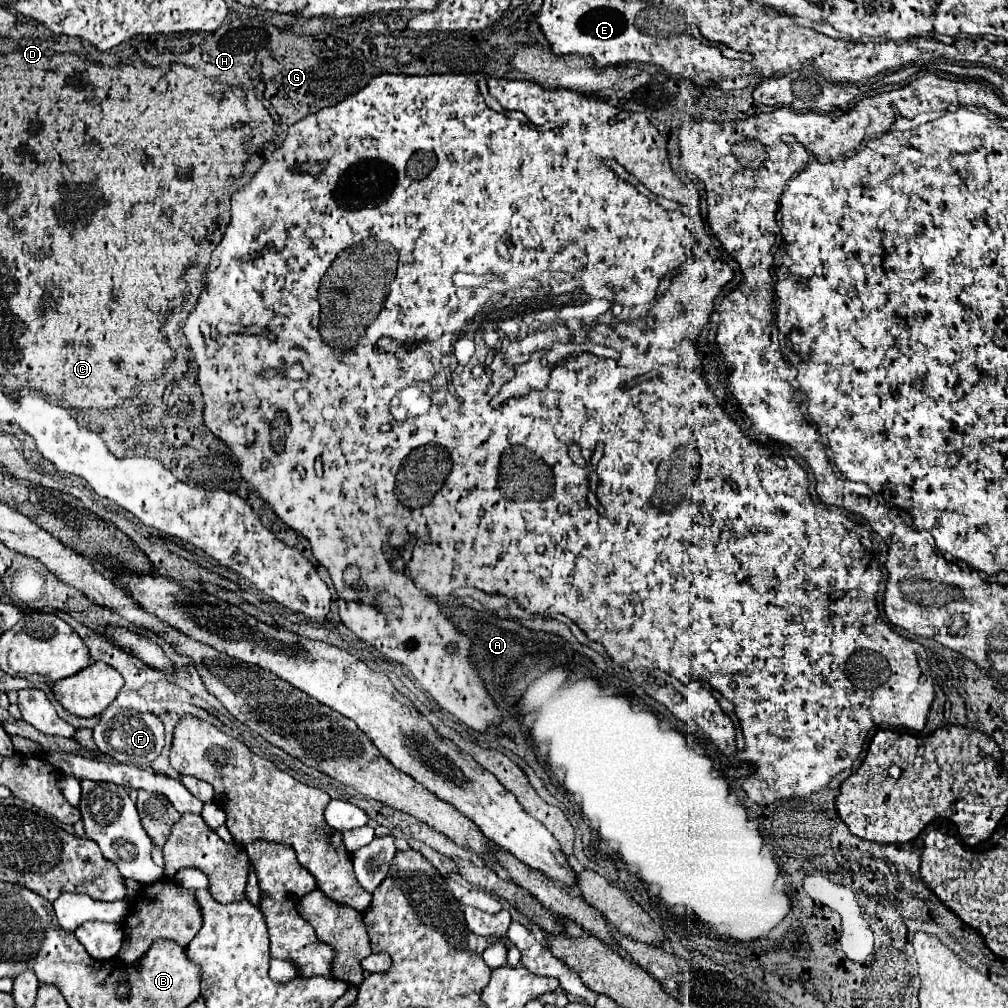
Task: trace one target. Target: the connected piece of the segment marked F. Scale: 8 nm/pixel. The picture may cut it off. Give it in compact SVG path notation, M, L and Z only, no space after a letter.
M109 706L103 714L99 724L93 728L93 740L101 754L111 756L115 762L125 762L139 768L149 768L149 764L161 754L163 750L163 722L151 712L137 712L125 710L117 706Z

